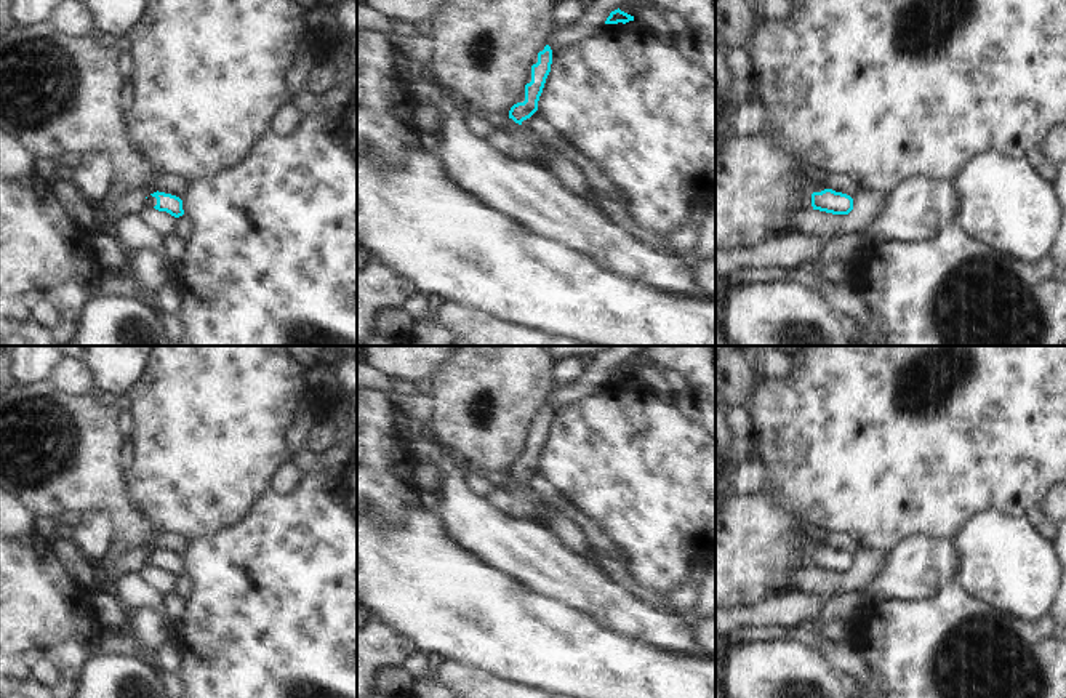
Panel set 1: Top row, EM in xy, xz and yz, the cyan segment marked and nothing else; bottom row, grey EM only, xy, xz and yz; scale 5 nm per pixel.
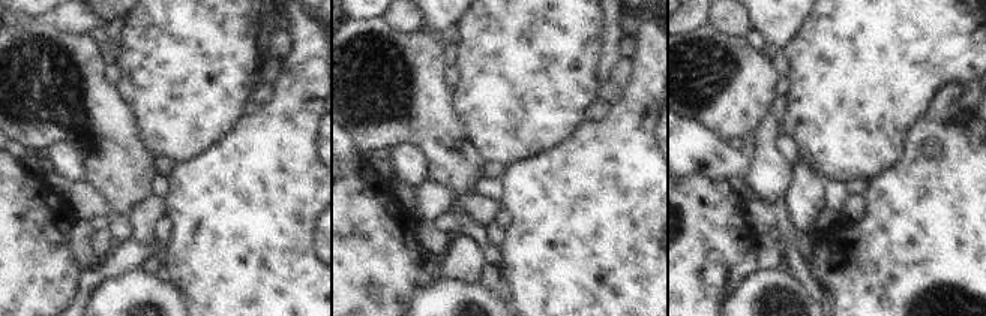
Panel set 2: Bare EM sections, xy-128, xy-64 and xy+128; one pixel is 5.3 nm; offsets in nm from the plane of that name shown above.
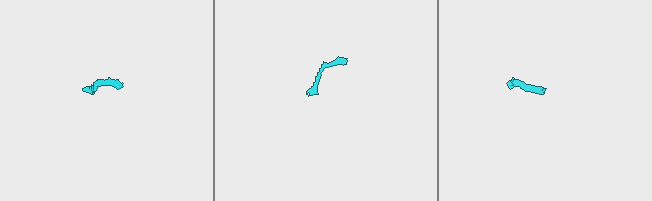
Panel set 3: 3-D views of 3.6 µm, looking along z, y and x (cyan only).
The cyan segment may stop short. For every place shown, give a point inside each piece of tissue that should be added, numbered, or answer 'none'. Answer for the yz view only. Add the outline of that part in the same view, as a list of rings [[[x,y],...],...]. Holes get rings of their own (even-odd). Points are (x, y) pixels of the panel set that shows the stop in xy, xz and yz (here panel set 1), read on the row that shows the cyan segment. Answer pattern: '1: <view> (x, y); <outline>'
none

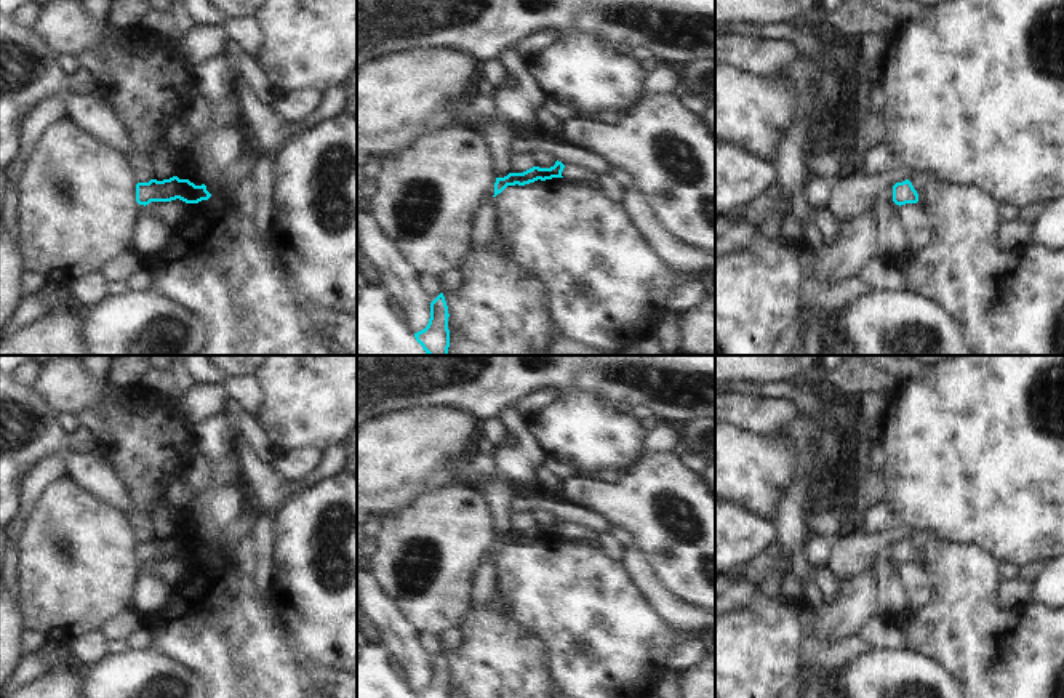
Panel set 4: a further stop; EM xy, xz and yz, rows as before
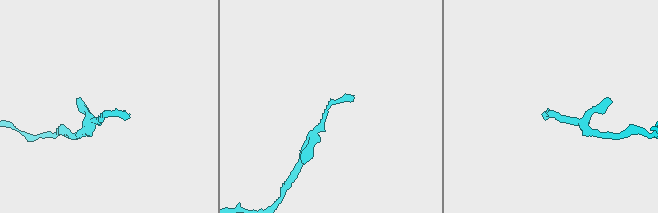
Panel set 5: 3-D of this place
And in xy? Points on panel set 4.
1: xy (224, 183); [[[254,147],[243,160],[227,165],[218,174],[206,181],[206,191],[218,195],[224,203],[235,192],[238,183],[251,173],[261,157],[267,157],[261,147]]]

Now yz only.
none

